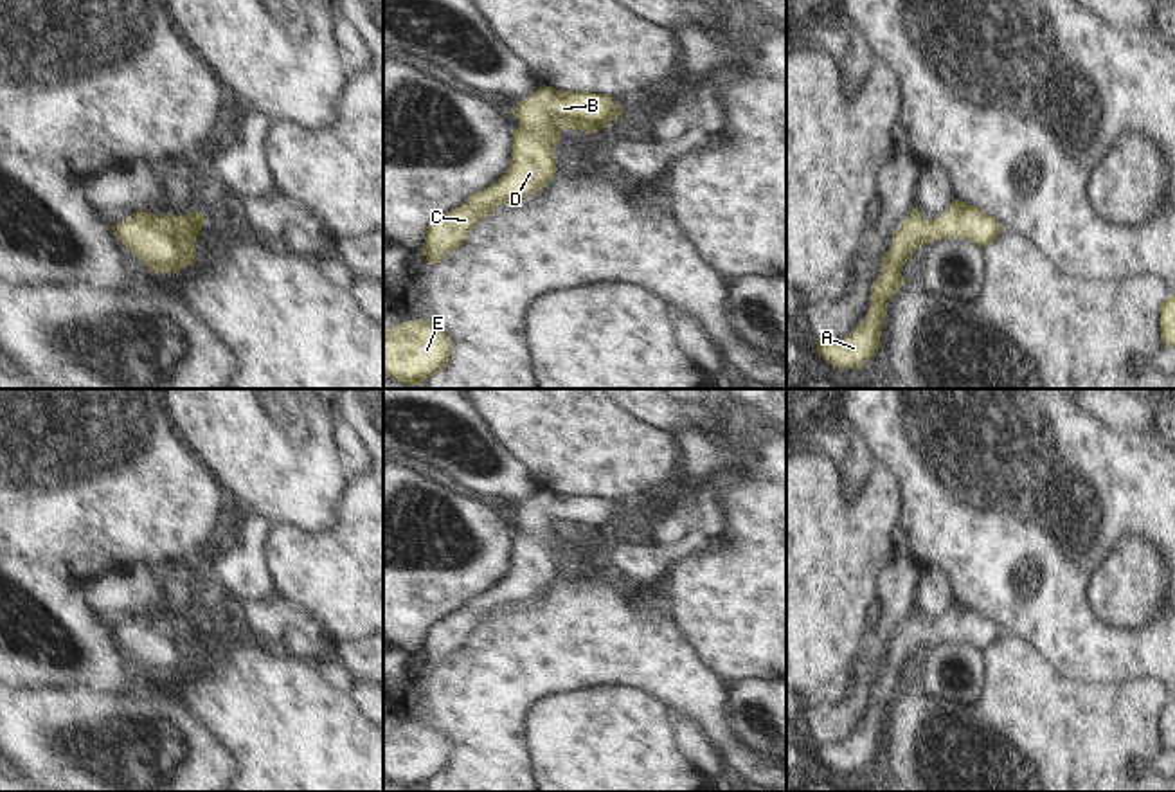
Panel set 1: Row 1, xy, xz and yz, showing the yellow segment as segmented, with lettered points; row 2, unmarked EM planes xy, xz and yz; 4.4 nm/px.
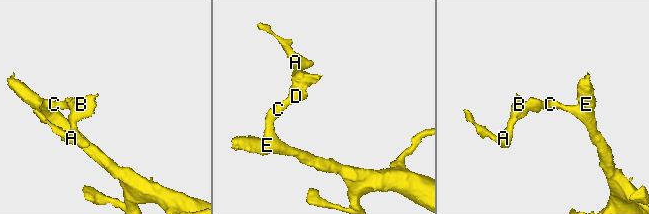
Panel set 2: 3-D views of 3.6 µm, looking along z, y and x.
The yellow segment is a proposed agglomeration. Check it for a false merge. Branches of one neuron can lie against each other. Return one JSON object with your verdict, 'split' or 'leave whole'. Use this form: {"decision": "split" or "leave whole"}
{"decision": "leave whole"}

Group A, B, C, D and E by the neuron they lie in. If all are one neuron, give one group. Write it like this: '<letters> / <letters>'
A B C D E

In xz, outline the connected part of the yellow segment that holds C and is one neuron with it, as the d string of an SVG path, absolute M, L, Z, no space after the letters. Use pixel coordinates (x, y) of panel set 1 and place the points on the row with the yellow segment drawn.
M540 83L534 94L516 101L511 113L520 126L513 133L507 171L430 225L421 247L430 265L459 248L498 205L533 196L554 180L554 151L565 128L597 133L621 115L621 108L605 94L556 90Z

